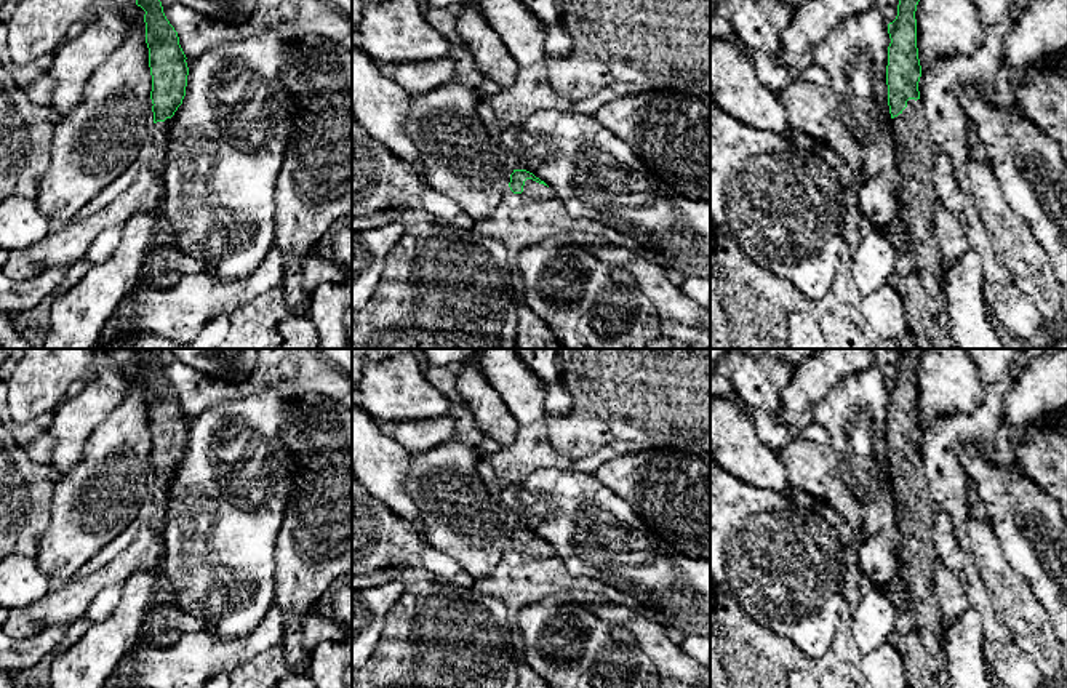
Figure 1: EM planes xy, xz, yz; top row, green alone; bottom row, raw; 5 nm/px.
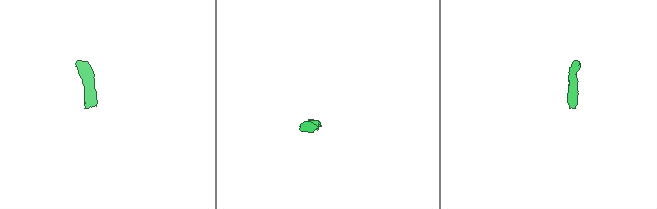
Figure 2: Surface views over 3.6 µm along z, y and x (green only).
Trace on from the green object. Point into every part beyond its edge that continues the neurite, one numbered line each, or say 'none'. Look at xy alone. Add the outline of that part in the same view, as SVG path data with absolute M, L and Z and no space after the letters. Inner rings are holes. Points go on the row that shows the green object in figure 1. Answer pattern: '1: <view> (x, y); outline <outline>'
1: xy (165, 237); outline M170 118L165 122L157 122L152 125L152 136L150 142L154 146L154 152L150 155L150 163L157 173L158 182L162 186L162 200L158 206L155 208L155 213L158 214L158 227L154 237L152 245L149 246L149 251L146 254L146 259L149 258L150 251L154 248L176 248L176 235L174 235L174 226L165 218L163 214L163 197L165 197L165 186L163 186L163 171L166 163L166 144L168 144L168 131L170 131Z

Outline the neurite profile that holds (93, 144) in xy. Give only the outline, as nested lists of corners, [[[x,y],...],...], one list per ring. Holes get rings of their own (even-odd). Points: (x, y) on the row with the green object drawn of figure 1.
[[[130,30],[118,48],[88,78],[80,101],[59,118],[51,139],[51,158],[34,203],[50,222],[70,219],[104,187],[123,174],[150,142],[152,75],[149,48],[139,30]]]

